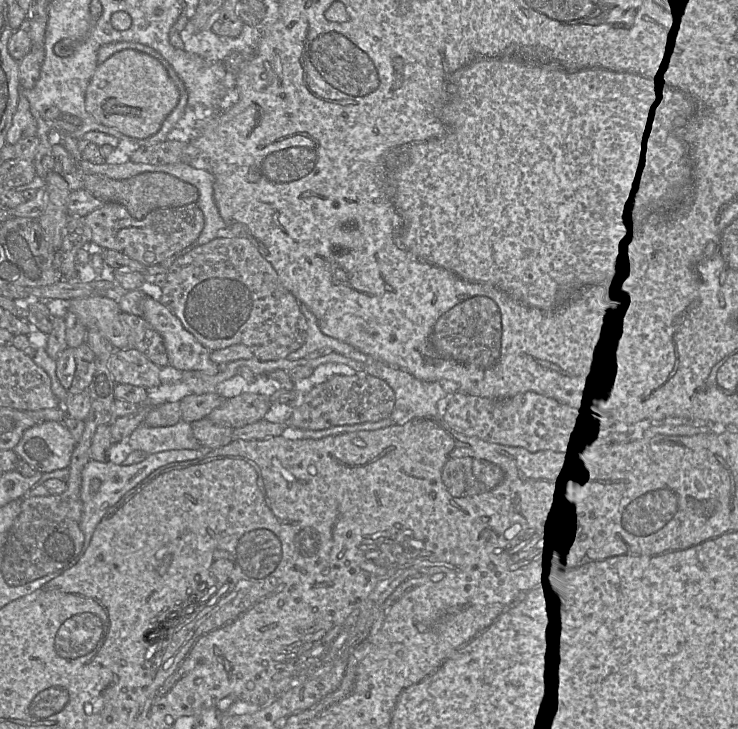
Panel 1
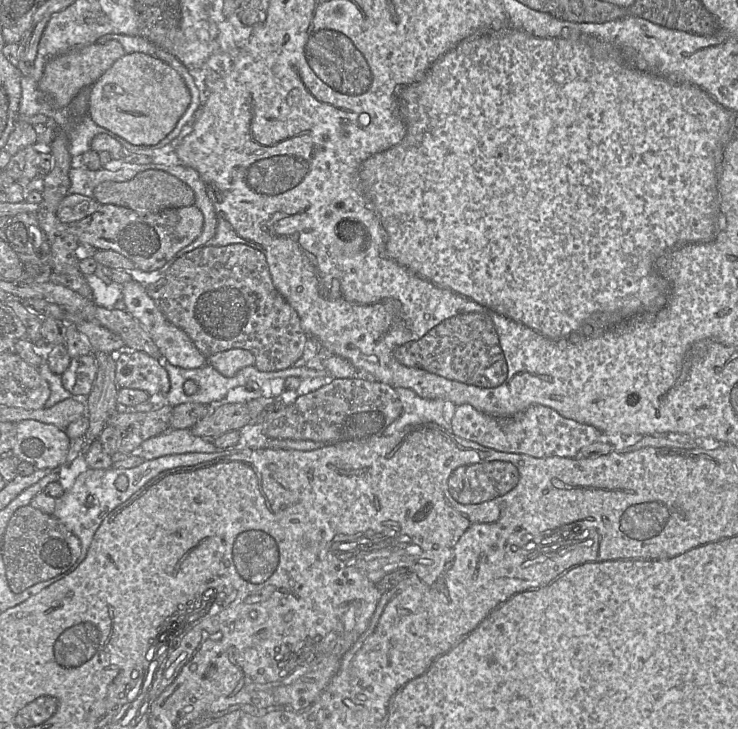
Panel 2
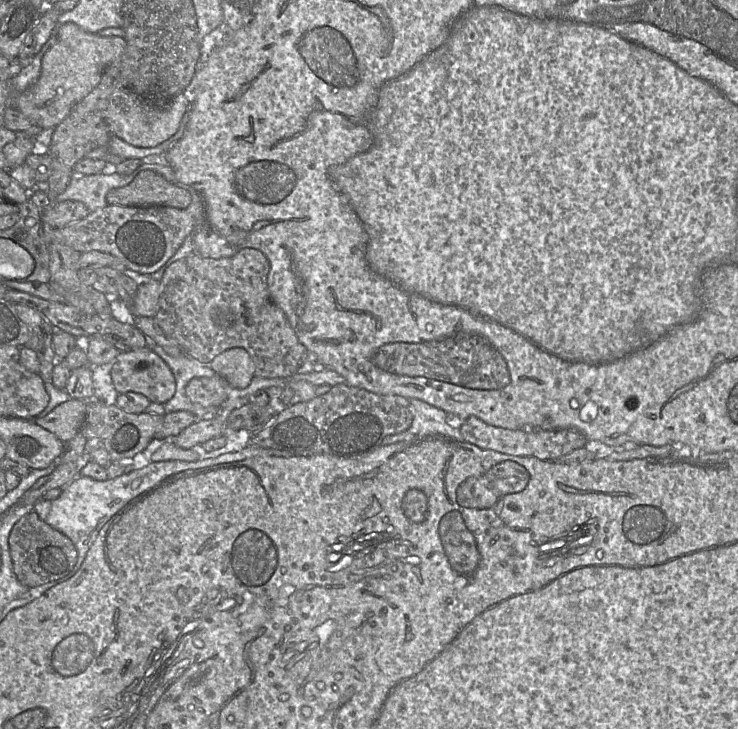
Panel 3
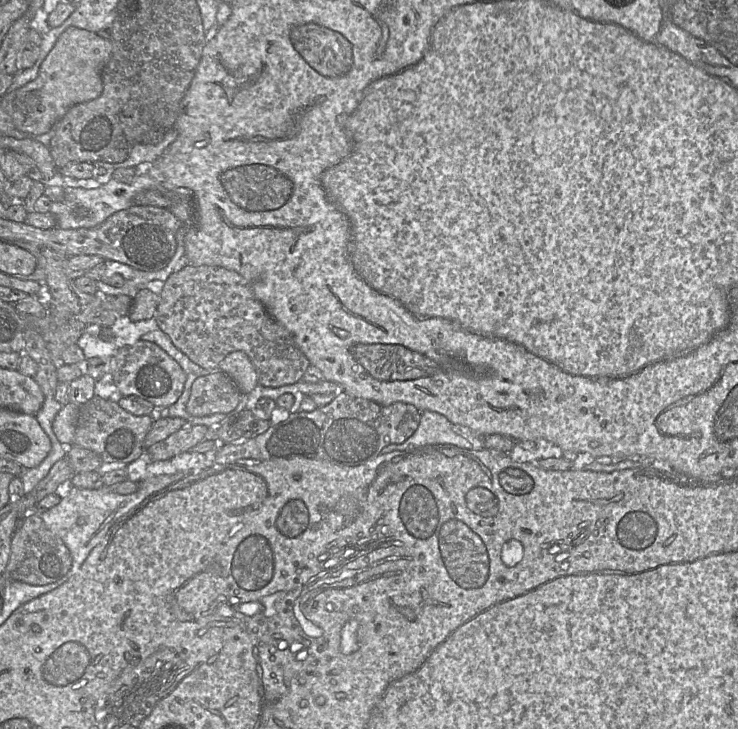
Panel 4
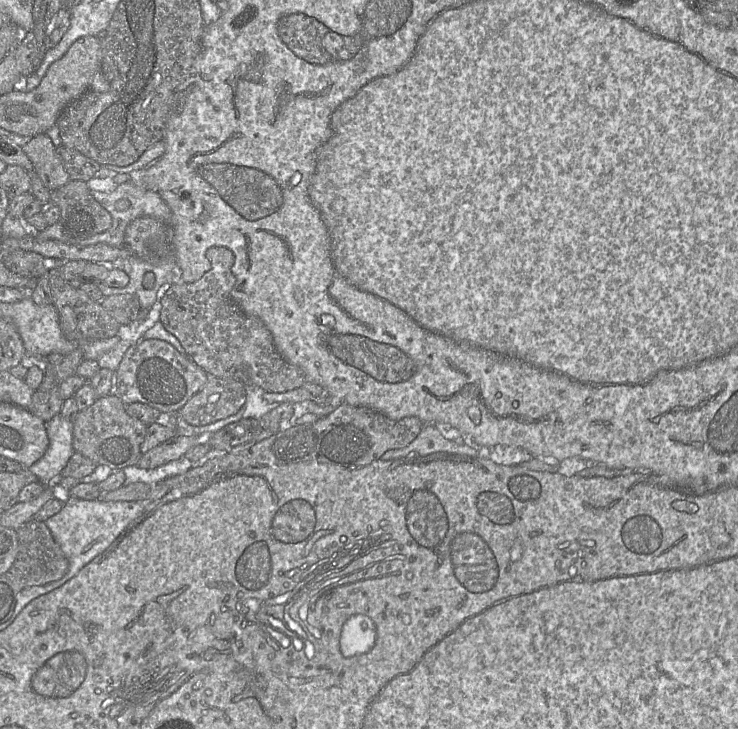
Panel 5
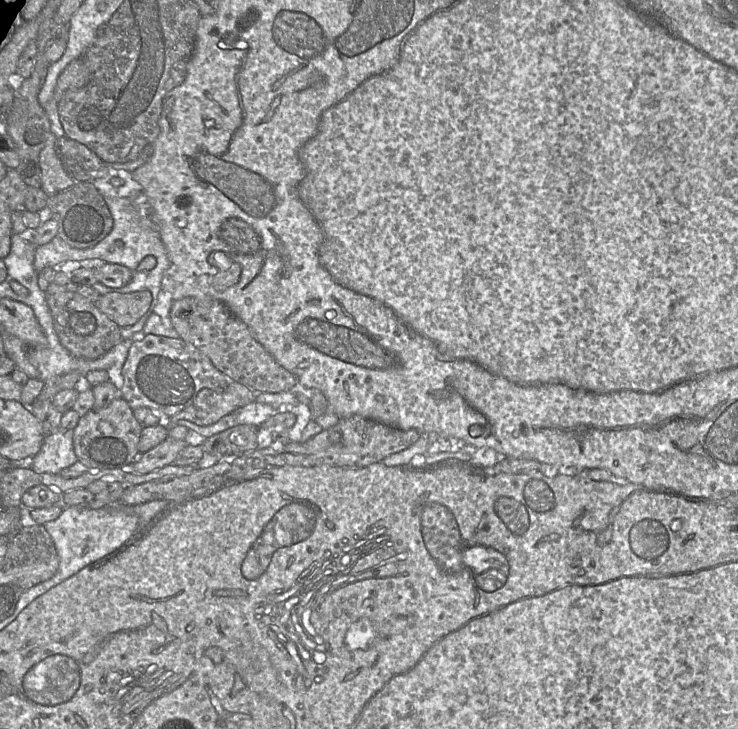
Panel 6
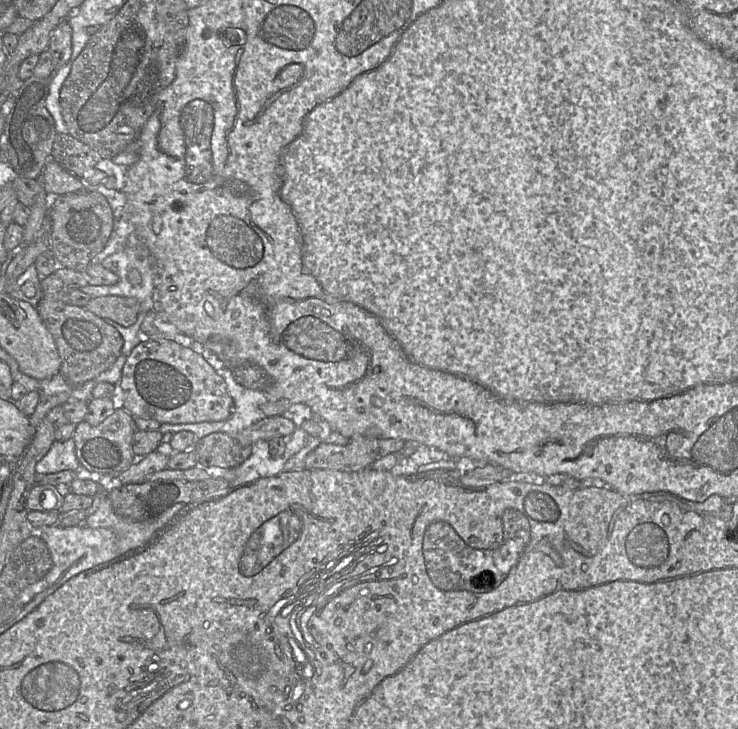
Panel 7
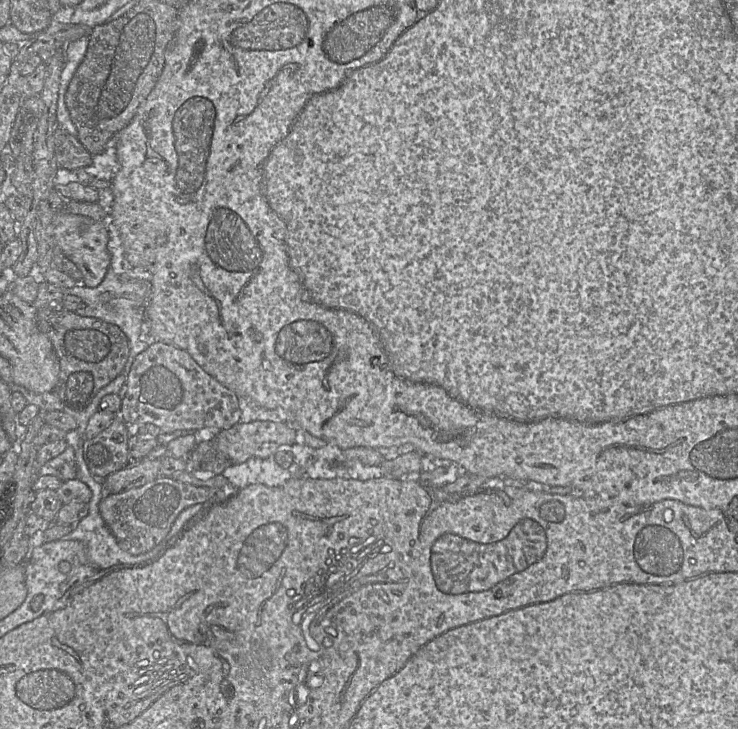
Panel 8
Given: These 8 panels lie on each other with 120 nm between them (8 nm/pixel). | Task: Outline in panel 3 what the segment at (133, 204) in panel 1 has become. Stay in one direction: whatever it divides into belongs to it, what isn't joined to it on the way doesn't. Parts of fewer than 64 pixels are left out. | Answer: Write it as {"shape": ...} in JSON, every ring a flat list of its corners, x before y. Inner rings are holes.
{"shape":[[144,170,126,186,115,188,107,193,109,205,121,206,170,206,185,209,192,197,187,189,168,181,165,174,157,170]]}

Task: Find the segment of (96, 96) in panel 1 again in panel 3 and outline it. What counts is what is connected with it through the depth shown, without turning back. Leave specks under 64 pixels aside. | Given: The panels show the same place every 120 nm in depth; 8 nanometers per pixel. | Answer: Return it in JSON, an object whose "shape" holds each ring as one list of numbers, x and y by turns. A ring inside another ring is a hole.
{"shape":[[116,88,109,98,106,121,113,135,136,147,154,147,169,139,177,131,189,107,183,92,165,103,141,97,128,88]]}

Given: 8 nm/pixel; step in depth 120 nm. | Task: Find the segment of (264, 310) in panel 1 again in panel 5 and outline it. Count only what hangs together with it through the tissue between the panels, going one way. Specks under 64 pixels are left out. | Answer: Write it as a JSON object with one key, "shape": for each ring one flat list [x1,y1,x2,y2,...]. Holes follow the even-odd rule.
{"shape":[[210,247,206,256,211,269,199,280,192,283,173,283,161,300,160,322,181,343,186,354,209,376,241,381,245,385,256,385,266,392,282,393,300,388,305,383,301,369,288,363,278,352,273,336,266,325,258,318,246,314,232,299,231,290,235,277,231,272,234,254,225,247]]}

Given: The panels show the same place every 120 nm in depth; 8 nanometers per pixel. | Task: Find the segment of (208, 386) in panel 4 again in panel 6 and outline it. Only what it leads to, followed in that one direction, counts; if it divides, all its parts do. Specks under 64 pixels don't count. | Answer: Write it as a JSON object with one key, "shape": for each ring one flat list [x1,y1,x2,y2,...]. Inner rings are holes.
{"shape":[[230,381,223,391,202,389,190,406,169,419,171,423,188,420,198,426,208,426,253,402,256,393,262,392,254,392,234,381]]}

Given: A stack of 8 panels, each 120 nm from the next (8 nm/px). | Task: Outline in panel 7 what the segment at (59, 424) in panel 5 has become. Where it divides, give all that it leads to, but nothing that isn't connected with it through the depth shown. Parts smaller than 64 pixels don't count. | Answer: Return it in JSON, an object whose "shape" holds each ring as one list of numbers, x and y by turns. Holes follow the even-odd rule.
{"shape":[[74,438,54,441,48,453,36,464,37,474,57,473,64,470,78,471,81,467,77,456]]}

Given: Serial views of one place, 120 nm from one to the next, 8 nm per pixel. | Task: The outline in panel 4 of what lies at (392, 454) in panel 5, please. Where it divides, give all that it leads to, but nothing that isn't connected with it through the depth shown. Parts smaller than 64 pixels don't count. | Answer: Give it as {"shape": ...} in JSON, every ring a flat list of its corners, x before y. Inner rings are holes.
{"shape":[[423,411,421,420,415,433,401,444,390,444,382,453,396,450,406,450,432,445,453,445,460,448,473,450,466,438,456,434,452,430,452,423,442,414,434,411]]}

